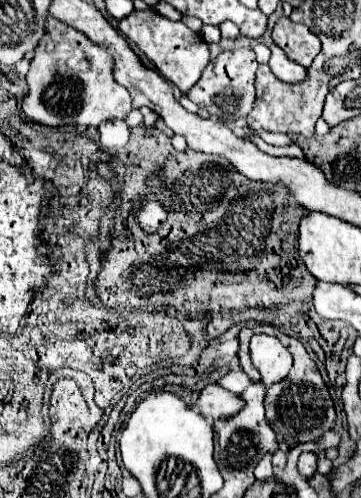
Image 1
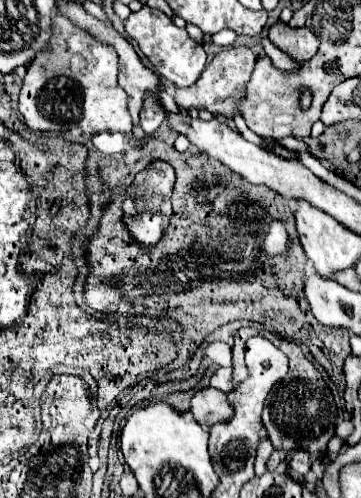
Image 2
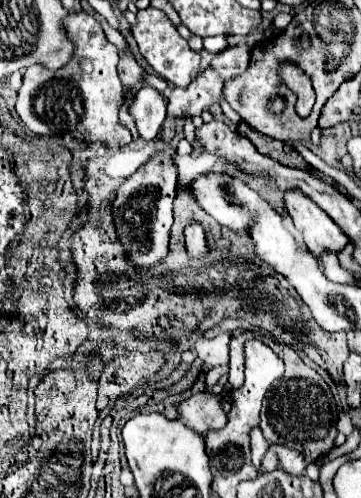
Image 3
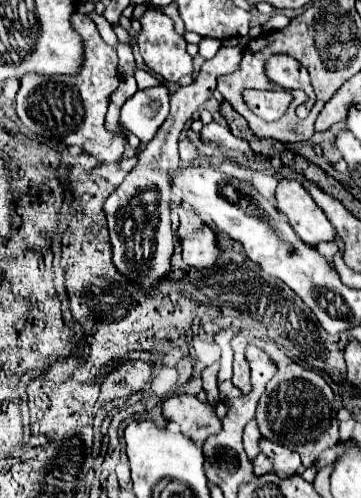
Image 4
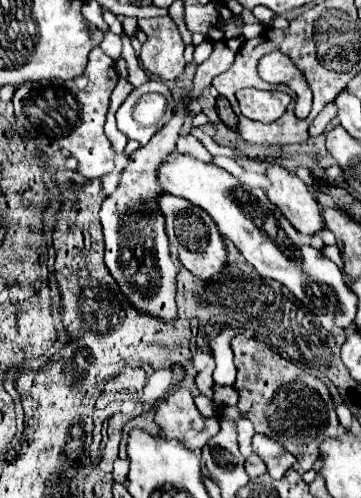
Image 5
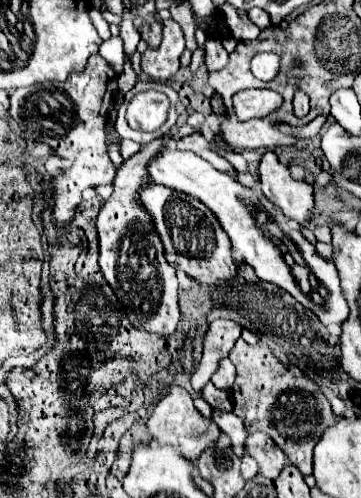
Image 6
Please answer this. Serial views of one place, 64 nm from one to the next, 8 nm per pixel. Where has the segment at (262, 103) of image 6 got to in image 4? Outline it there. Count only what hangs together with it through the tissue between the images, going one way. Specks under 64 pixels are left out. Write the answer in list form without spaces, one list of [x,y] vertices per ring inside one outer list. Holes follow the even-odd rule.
[[[244,92],[246,102],[250,104],[250,108],[258,114],[258,116],[284,116],[284,112],[288,110],[288,104],[292,102],[290,92]]]

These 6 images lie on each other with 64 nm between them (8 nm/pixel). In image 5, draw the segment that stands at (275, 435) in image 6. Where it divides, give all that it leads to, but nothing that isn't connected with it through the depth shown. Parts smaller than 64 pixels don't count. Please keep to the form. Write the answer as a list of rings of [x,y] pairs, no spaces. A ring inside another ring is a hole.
[[[238,334],[232,338],[234,364],[238,370],[234,388],[240,392],[238,408],[254,422],[258,434],[278,440],[298,460],[302,472],[312,470],[320,456],[320,444],[338,434],[338,416],[328,386],[316,376],[304,372],[266,344]]]

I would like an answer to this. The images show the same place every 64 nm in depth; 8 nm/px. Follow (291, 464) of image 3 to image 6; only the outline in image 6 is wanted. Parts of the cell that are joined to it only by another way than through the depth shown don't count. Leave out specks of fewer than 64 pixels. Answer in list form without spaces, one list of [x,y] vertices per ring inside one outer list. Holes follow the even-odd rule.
[[[264,432],[250,434],[246,440],[246,450],[260,464],[260,474],[266,478],[276,478],[280,470],[290,464],[288,456],[284,456],[284,452],[280,452],[280,448],[276,448],[272,438]]]

